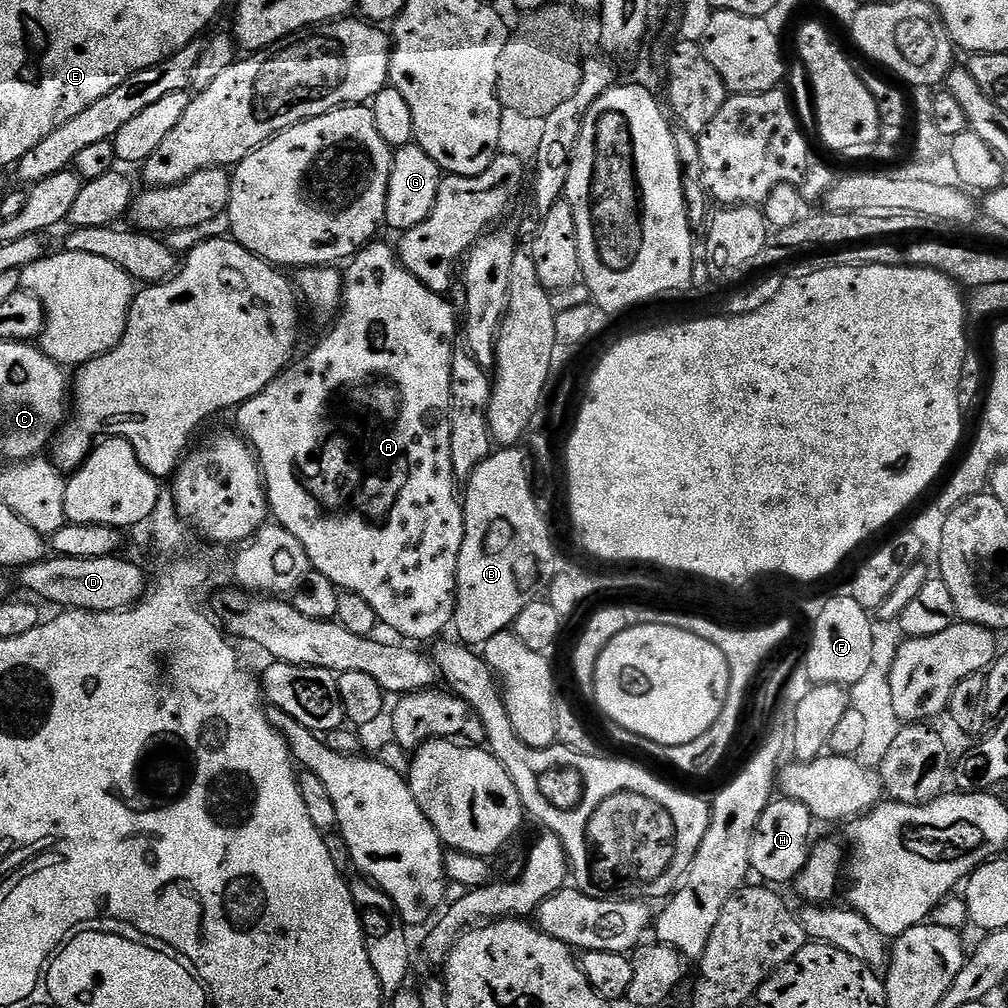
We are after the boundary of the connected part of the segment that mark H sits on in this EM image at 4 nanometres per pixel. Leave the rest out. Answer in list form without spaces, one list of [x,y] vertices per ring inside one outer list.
[[[783,798],[773,799],[772,803],[766,806],[762,818],[758,818],[758,826],[754,830],[754,838],[750,842],[748,863],[751,871],[755,875],[757,872],[764,879],[761,881],[767,882],[769,885],[780,886],[776,884],[788,883],[788,885],[791,885],[806,866],[809,851],[813,847],[814,837],[812,838],[812,824],[814,825],[814,818],[810,814],[810,810],[806,806],[802,806],[802,802],[794,802],[793,800]]]

